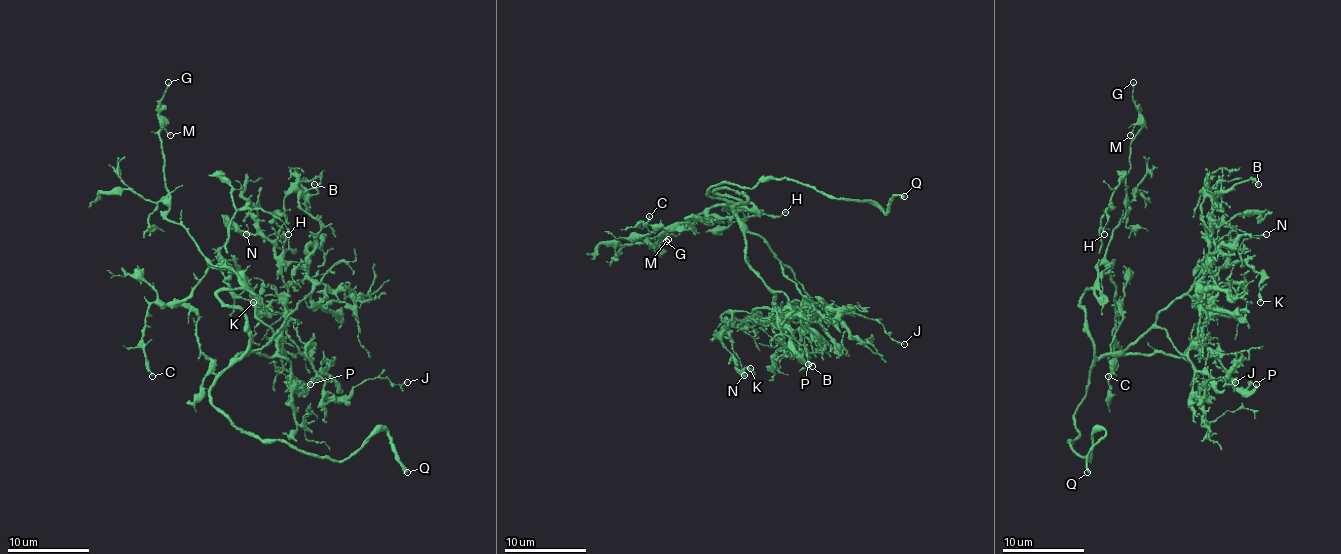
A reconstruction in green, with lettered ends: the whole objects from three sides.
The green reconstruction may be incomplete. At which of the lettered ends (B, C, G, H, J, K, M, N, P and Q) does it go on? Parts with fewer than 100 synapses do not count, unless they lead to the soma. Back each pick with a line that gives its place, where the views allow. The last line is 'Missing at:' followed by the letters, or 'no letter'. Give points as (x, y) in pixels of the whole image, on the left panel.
Q: place (407, 472)
Missing at: Q

